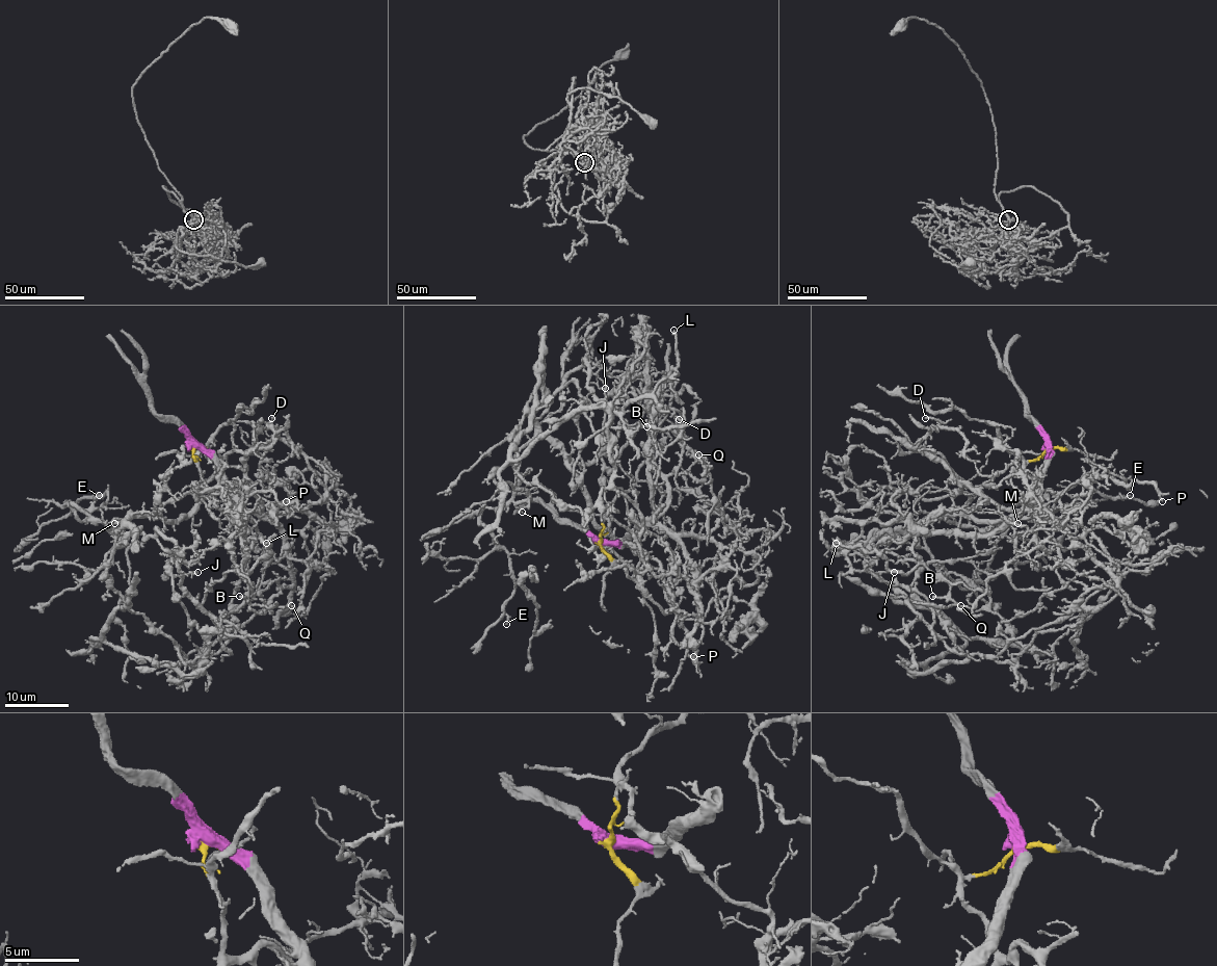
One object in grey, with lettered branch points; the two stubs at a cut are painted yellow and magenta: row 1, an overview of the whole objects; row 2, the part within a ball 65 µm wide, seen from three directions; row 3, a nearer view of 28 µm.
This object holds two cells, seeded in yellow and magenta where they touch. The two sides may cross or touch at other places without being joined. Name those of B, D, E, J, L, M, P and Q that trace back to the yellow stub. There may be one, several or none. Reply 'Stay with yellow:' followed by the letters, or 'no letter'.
Stay with yellow: E, J, M, P

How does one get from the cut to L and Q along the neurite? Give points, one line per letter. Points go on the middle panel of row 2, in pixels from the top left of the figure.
L: (599, 541), (631, 534), (653, 514), (647, 410), (658, 384), (677, 368), (673, 330)
Q: (599, 541), (617, 541), (650, 526), (739, 546), (739, 536), (726, 528), (712, 504), (709, 470), (699, 454)

